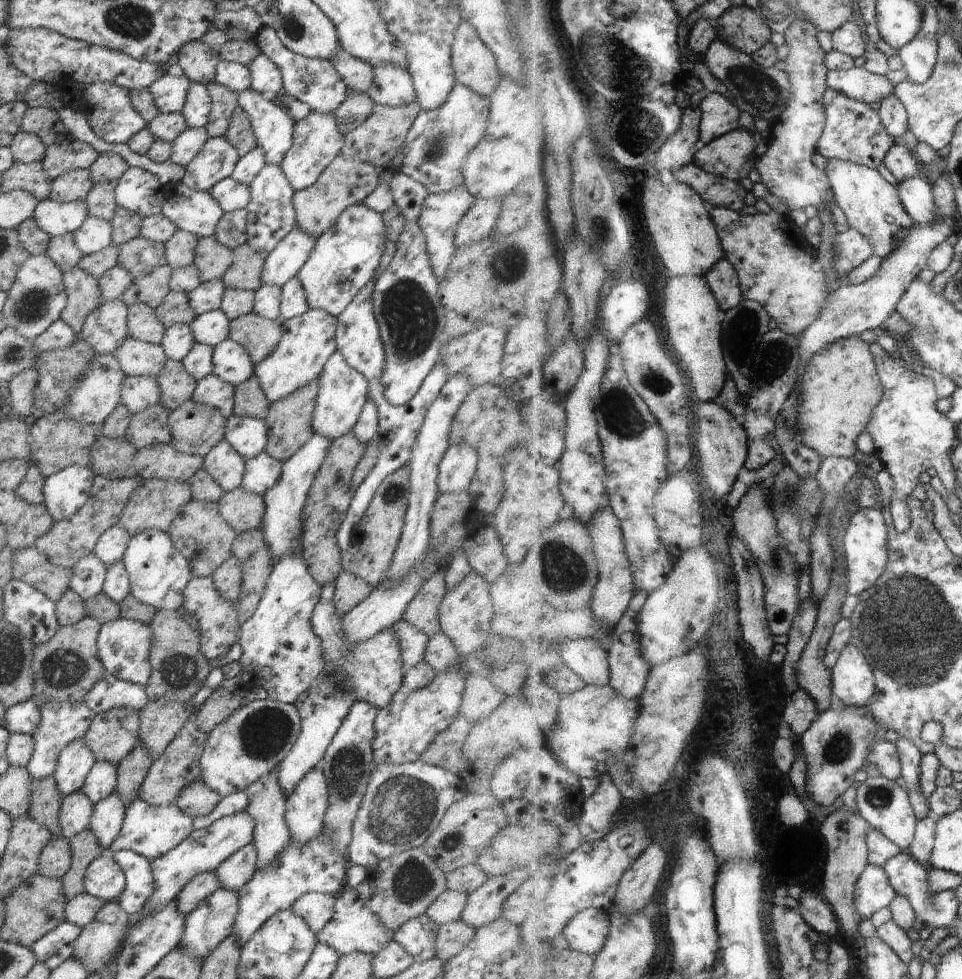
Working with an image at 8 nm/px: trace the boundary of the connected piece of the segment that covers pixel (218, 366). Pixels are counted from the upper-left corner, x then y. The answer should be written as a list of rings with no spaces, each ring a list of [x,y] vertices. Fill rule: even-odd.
[[[230,338],[213,346],[212,366],[214,374],[231,384],[240,386],[248,378],[254,375],[254,364],[246,349]]]

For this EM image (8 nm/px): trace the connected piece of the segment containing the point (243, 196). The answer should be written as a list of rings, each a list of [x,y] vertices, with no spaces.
[[[231,176],[214,184],[209,192],[225,213],[245,209],[250,202],[250,187]]]

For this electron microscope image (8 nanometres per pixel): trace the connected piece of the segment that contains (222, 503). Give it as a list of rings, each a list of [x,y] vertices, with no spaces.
[[[243,487],[224,492],[224,496],[218,500],[218,506],[222,518],[237,533],[260,528],[266,510],[263,498]]]

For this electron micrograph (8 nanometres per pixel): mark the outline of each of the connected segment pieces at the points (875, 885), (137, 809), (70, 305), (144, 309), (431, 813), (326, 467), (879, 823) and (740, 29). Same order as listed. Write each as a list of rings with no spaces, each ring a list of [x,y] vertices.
[[[872,863],[868,864],[858,884],[856,902],[860,914],[864,918],[872,918],[878,910],[891,908],[896,896],[898,892],[892,886],[886,869]]]
[[[136,798],[132,804],[125,807],[125,816],[120,834],[105,851],[112,854],[116,851],[134,851],[152,861],[166,852],[176,848],[180,842],[186,840],[193,831],[193,818],[184,814],[174,803],[168,806],[152,806]]]
[[[77,266],[63,272],[63,283],[67,303],[60,319],[69,324],[75,333],[80,334],[86,316],[103,303],[100,287],[97,279]]]
[[[133,304],[127,312],[128,336],[133,339],[160,345],[165,326],[158,320],[155,309],[147,304]]]
[[[420,759],[404,764],[376,763],[371,771],[352,822],[352,840],[348,846],[348,863],[363,866],[368,872],[390,856],[421,847],[436,830],[448,808],[468,793],[465,781],[459,775]]]
[[[352,431],[332,440],[324,462],[322,462],[322,466],[320,466],[320,470],[316,473],[314,482],[308,490],[308,499],[301,516],[303,524],[301,552],[310,576],[320,586],[335,582],[336,577],[343,571],[341,550],[338,548],[336,533],[344,516],[346,516],[346,512],[348,512],[353,497],[352,475],[363,454],[364,447],[365,444],[360,444],[353,436]]]
[[[882,776],[869,777],[858,785],[859,814],[862,814],[872,827],[881,830],[892,842],[901,846],[904,852],[909,851],[917,835],[919,818],[908,790],[898,782]]]
[[[748,4],[732,7],[717,24],[720,26],[720,40],[750,55],[766,46],[772,38],[771,25]]]

